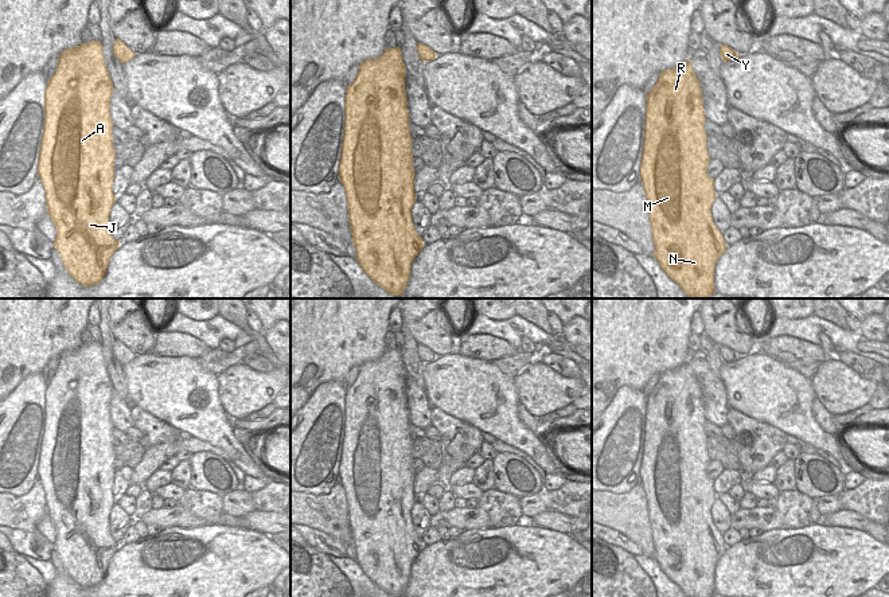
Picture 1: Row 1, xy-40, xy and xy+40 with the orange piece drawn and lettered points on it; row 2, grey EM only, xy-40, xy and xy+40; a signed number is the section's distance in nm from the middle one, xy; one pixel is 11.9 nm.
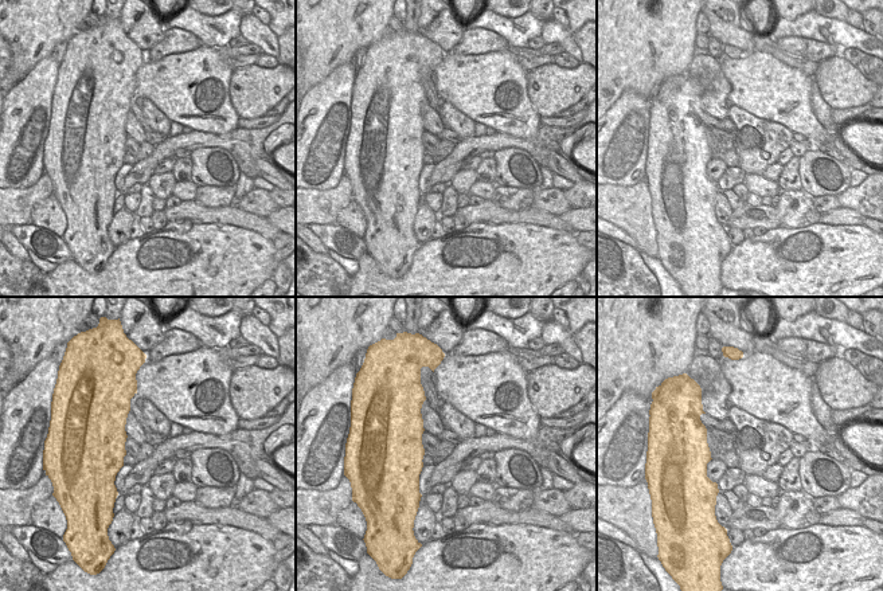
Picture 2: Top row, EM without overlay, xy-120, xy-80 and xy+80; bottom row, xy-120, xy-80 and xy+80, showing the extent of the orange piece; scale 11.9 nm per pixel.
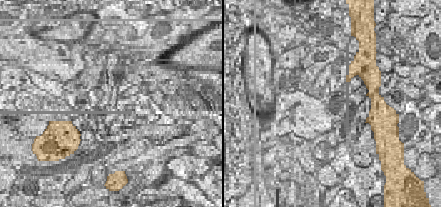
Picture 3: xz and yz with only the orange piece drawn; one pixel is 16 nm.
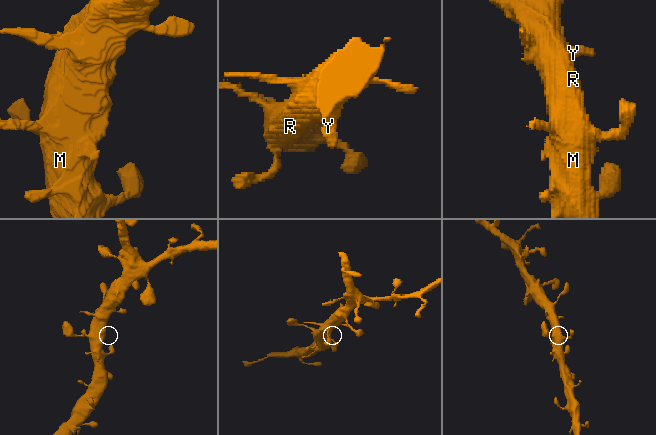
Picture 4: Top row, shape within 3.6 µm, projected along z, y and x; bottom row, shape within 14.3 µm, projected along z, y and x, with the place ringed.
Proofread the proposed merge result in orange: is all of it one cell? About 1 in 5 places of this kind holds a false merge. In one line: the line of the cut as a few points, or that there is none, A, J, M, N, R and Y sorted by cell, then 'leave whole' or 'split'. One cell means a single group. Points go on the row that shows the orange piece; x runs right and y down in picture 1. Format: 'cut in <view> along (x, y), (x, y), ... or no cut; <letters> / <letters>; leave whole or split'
no cut; A J M N R Y; leave whole

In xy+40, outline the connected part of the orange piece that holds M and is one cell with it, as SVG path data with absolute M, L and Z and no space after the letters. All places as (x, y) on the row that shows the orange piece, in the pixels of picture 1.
M690 59L660 73L647 94L639 176L647 196L654 257L690 298L709 298L716 292L716 264L728 247L711 216L717 194L714 179L707 176L705 121L702 89Z

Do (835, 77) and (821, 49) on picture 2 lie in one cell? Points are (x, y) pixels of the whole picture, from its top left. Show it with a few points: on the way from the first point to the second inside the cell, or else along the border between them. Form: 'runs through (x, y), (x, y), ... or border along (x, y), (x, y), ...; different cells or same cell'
border along (839, 53), (819, 62); different cells

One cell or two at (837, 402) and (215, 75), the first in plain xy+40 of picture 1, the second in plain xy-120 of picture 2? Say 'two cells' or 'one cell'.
two cells

